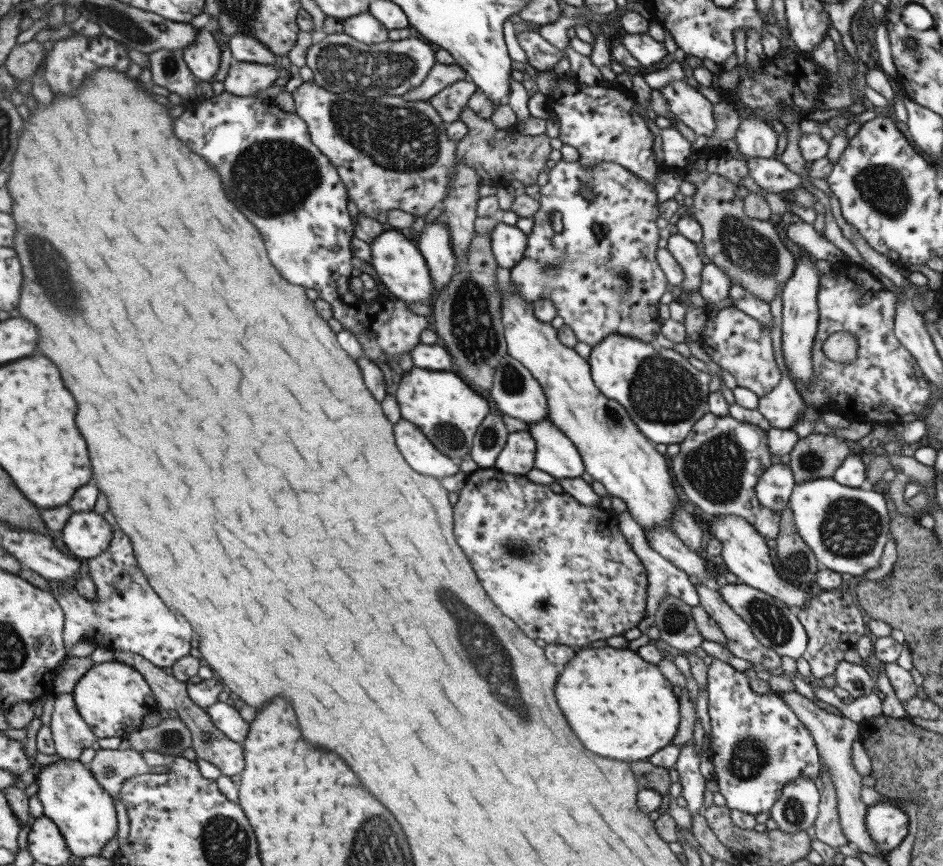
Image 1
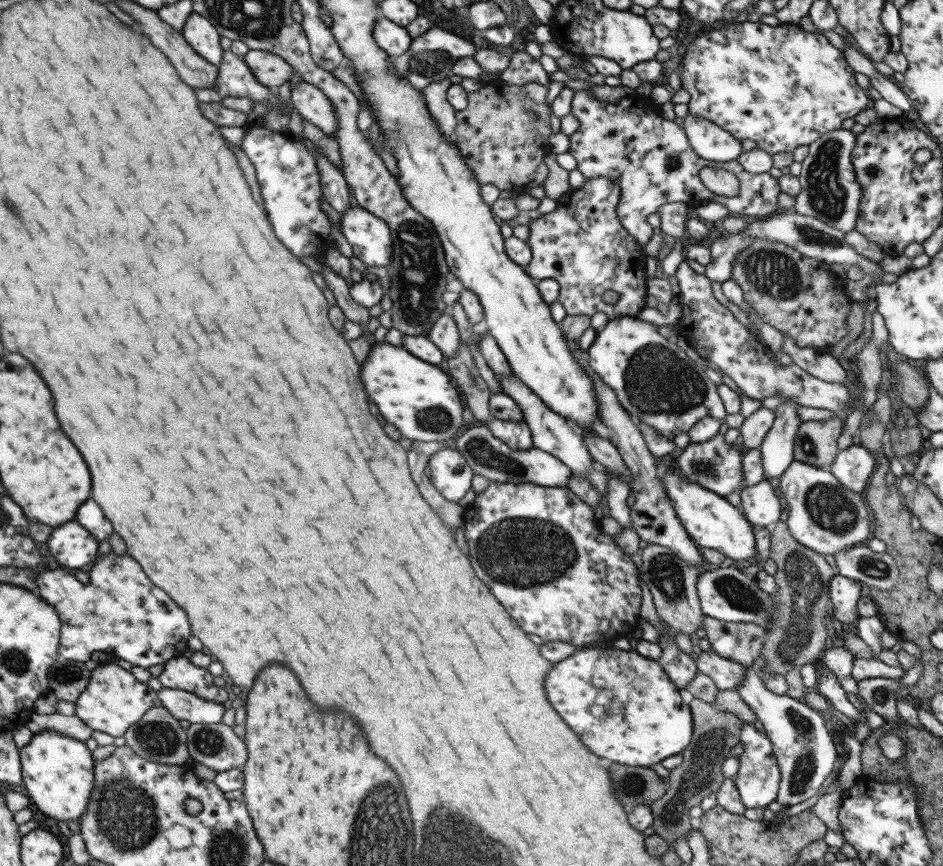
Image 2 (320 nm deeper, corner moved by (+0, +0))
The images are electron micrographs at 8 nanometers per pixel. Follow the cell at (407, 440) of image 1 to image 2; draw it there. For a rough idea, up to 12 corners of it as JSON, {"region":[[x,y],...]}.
{"region":[[452,446],[429,457],[429,482],[449,503],[470,488],[472,470]]}

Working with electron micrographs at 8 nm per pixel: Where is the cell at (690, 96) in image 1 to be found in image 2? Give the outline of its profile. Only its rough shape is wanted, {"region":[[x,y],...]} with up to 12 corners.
{"region":[[687,114],[681,125],[703,161],[729,162],[741,142],[716,124]]}

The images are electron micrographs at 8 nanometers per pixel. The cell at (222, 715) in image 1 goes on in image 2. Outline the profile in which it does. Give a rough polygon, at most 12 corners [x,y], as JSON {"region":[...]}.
{"region":[[162,687],[161,707],[175,720],[214,727],[224,708],[189,692]]}

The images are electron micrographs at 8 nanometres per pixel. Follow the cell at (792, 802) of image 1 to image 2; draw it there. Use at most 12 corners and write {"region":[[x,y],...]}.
{"region":[[751,666],[735,690],[780,772],[775,801],[815,797],[837,758],[817,711],[768,692]]}

